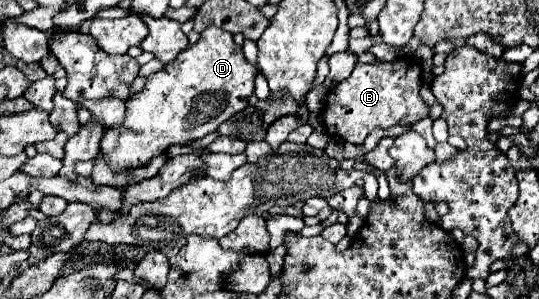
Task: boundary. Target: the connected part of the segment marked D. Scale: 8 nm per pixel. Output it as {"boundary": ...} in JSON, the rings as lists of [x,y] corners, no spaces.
{"boundary":[[[215,26],[205,28],[193,46],[179,52],[163,70],[149,74],[141,94],[127,100],[123,124],[107,128],[101,138],[101,156],[113,172],[125,172],[149,164],[151,158],[165,154],[173,144],[185,146],[215,132],[221,122],[247,106],[255,76],[257,68],[245,60],[229,32]]]}

